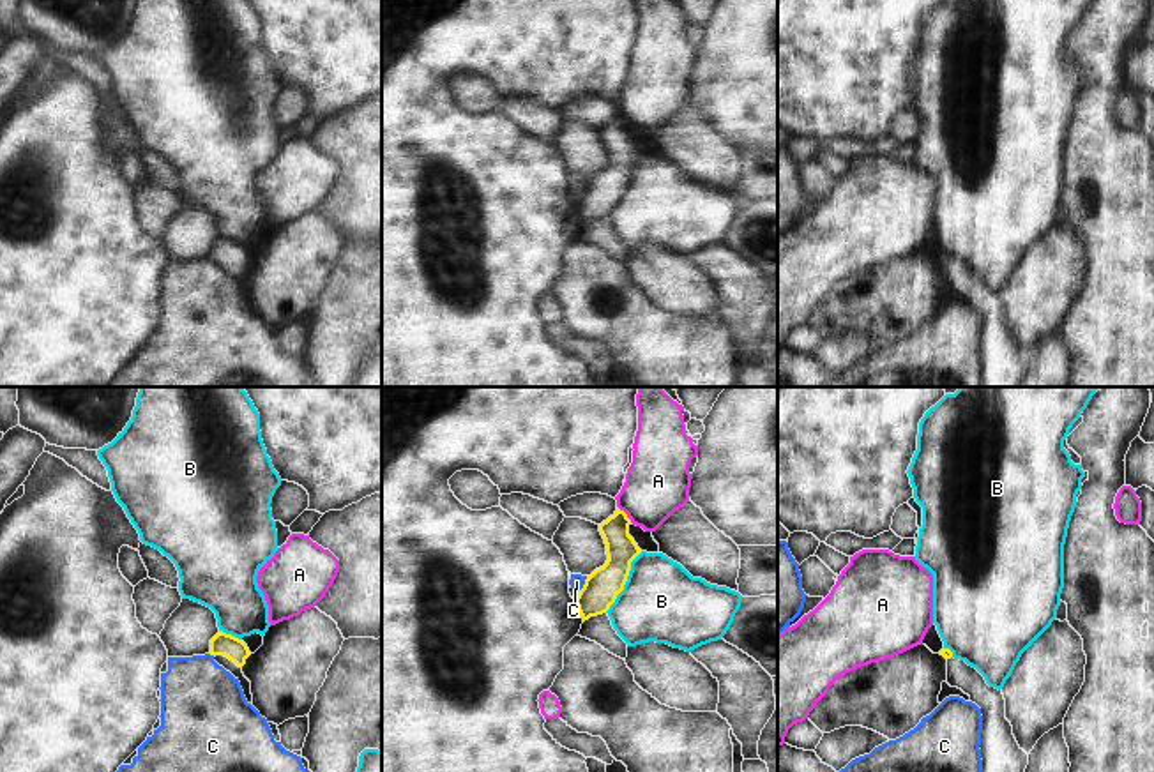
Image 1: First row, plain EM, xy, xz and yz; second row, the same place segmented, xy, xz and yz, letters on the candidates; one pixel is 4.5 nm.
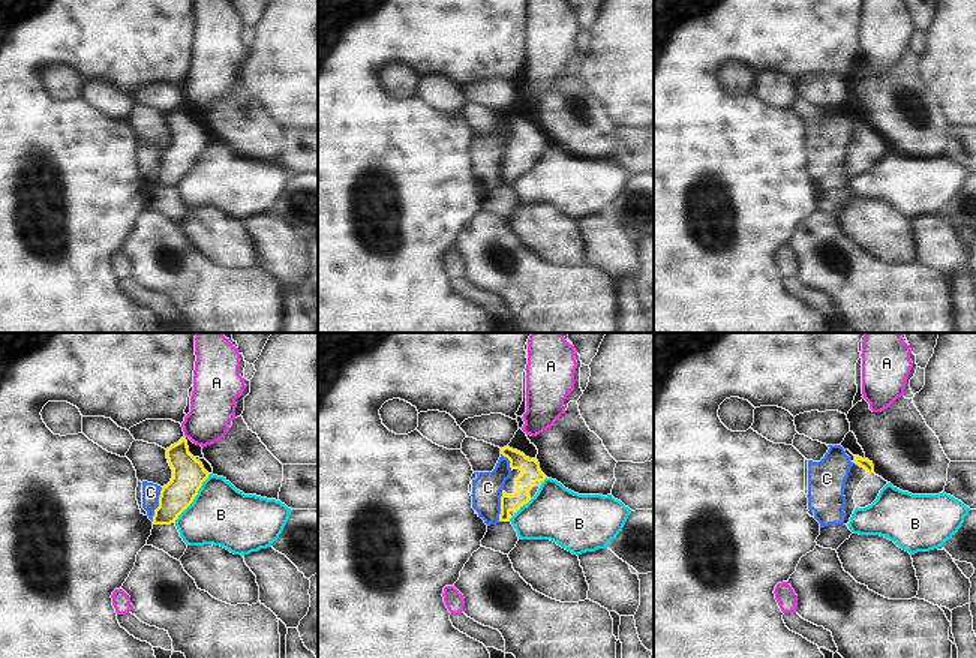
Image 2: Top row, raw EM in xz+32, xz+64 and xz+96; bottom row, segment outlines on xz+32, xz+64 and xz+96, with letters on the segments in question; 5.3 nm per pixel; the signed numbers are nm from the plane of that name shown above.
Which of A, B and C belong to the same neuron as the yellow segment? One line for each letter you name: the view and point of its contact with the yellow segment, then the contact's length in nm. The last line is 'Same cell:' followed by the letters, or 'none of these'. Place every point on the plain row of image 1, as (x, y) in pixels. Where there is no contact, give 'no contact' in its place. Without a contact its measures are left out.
Same cell: none of these

